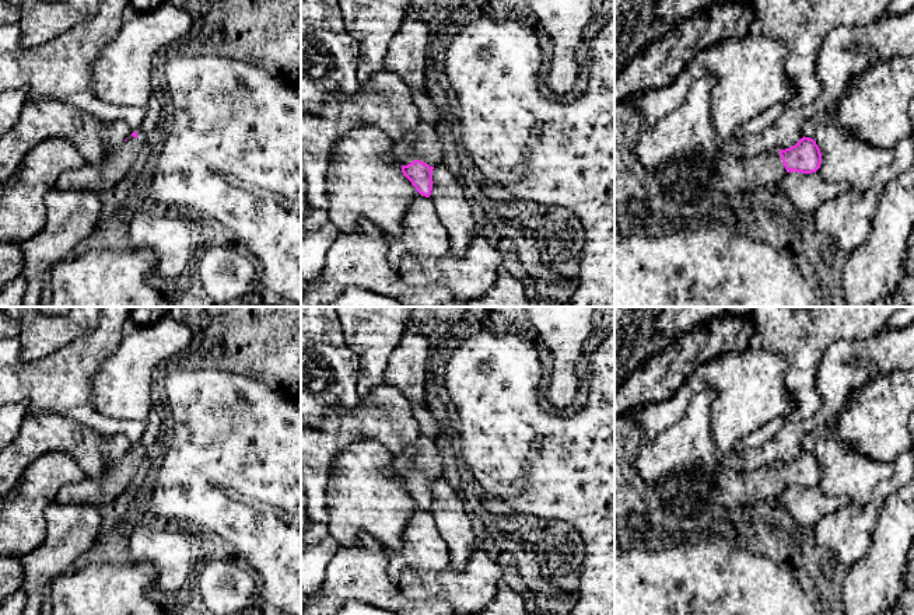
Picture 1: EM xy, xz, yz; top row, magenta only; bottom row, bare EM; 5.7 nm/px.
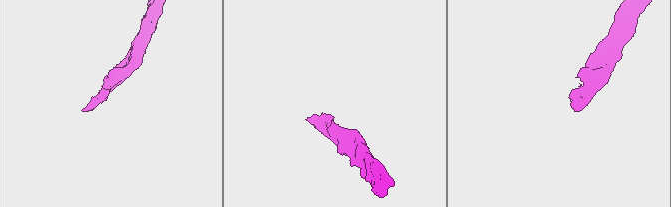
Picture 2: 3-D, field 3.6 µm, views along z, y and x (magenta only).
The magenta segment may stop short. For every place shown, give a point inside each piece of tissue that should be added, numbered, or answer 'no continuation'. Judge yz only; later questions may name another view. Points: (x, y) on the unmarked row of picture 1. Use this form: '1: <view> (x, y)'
1: yz (734, 491)

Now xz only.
1: xz (422, 457)

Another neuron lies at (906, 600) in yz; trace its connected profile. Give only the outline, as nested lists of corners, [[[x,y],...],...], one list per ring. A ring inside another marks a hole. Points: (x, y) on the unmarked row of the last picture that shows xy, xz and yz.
[[[914,541],[908,552],[908,565],[903,574],[903,591],[897,598],[897,604],[906,615],[914,615]]]

